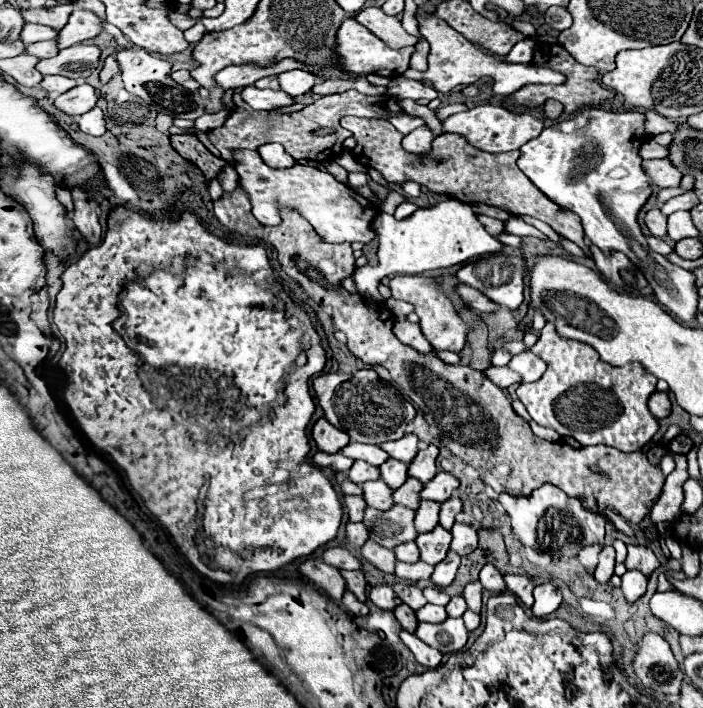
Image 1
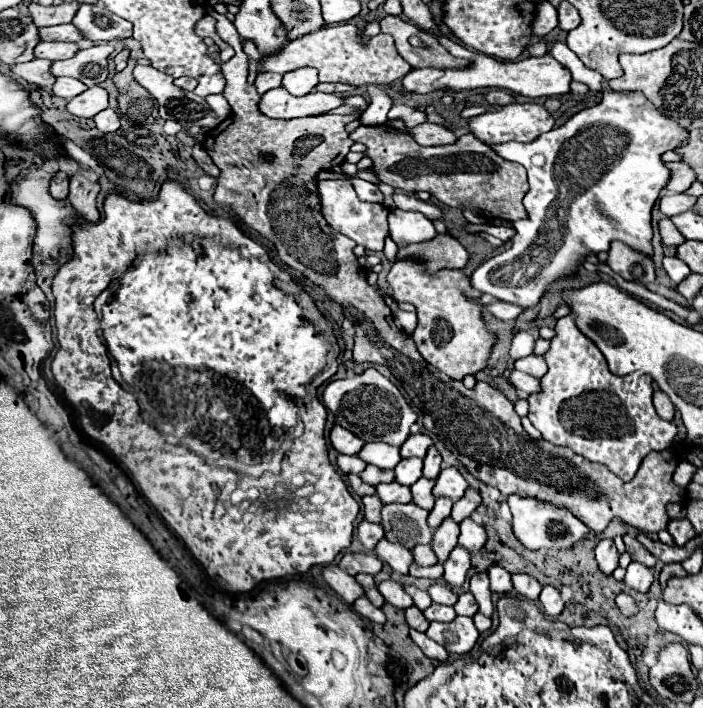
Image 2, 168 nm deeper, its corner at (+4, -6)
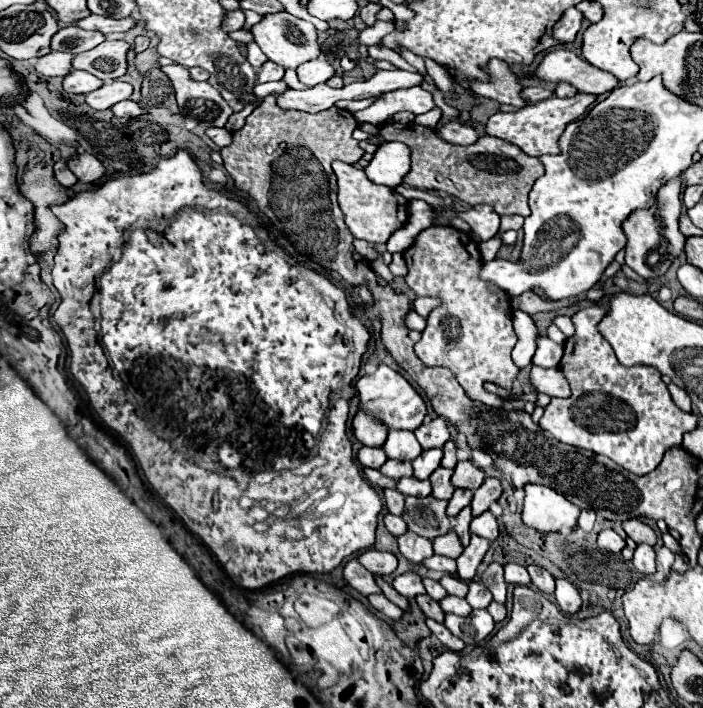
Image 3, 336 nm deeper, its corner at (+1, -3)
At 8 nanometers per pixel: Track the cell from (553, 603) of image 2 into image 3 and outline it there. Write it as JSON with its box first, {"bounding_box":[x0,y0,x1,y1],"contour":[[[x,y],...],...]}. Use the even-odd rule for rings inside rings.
{"bounding_box":[554,580,582,614],"contour":[[[556,580],[554,598],[556,598],[560,610],[568,612],[568,614],[576,614],[580,610],[580,606],[582,606],[580,592],[568,580]]]}

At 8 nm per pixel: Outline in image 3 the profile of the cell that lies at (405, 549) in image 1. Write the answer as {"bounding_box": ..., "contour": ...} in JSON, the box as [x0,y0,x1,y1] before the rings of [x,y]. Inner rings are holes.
{"bounding_box":[434,532,464,558],"contour":[[[448,532],[444,536],[434,538],[434,552],[442,554],[442,556],[450,556],[450,558],[458,558],[462,554],[464,546],[460,544],[458,536],[454,532]]]}

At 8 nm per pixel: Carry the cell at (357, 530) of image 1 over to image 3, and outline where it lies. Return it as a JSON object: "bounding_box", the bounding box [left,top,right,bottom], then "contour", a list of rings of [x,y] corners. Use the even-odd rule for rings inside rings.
{"bounding_box":[384,514,406,536],"contour":[[[386,514],[384,516],[384,524],[386,524],[386,528],[388,528],[388,532],[390,534],[394,534],[394,536],[402,536],[402,534],[406,534],[406,522],[402,520],[402,516],[394,516],[394,514]]]}

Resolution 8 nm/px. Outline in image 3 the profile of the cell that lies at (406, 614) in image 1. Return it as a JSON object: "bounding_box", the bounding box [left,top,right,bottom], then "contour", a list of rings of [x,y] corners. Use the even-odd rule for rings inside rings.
{"bounding_box":[416,594,444,622],"contour":[[[422,594],[422,596],[416,596],[416,602],[418,602],[418,606],[422,608],[422,612],[426,614],[426,618],[434,618],[434,620],[438,620],[438,622],[444,622],[444,612],[442,612],[442,608],[440,608],[440,604],[436,602],[436,600],[432,600],[428,594]]]}

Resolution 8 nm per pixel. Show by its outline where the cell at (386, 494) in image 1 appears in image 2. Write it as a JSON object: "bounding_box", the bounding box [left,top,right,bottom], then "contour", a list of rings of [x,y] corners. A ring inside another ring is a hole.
{"bounding_box":[375,483,411,505],"contour":[[[381,483],[375,487],[377,489],[377,497],[381,499],[383,505],[389,503],[411,503],[411,491],[409,487],[403,487],[399,483]]]}

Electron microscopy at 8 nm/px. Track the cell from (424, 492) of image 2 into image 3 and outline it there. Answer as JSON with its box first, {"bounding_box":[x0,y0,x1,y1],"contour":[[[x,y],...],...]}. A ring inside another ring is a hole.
{"bounding_box":[430,468,454,500],"contour":[[[438,468],[432,472],[430,482],[432,482],[432,496],[440,498],[440,500],[450,500],[450,496],[454,494],[454,486],[450,484],[454,470],[452,468]]]}

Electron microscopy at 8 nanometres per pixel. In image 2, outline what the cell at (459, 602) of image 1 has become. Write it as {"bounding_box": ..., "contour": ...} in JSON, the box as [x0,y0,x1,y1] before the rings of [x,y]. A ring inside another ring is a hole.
{"bounding_box":[453,591,477,617],"contour":[[[467,591],[467,593],[461,593],[459,595],[459,601],[453,605],[455,613],[457,615],[465,615],[465,617],[473,617],[477,613],[477,603],[473,599],[473,595]]]}

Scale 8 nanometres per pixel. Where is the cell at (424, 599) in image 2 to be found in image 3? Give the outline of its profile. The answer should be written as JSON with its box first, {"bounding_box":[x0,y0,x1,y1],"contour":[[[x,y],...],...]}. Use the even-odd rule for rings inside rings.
{"bounding_box":[424,578,448,600],"contour":[[[424,578],[424,586],[426,586],[426,594],[428,594],[430,598],[434,598],[434,600],[442,600],[442,598],[448,594],[448,592],[442,588],[442,584],[436,582],[436,580]]]}

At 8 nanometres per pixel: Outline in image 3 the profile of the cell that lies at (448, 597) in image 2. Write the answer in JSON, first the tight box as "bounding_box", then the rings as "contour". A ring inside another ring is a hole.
{"bounding_box":[440,574,468,598],"contour":[[[446,574],[440,582],[442,582],[442,586],[448,590],[448,594],[454,594],[454,596],[464,598],[466,592],[468,592],[468,582],[464,582],[464,580],[460,580],[460,578],[452,576],[452,574]]]}

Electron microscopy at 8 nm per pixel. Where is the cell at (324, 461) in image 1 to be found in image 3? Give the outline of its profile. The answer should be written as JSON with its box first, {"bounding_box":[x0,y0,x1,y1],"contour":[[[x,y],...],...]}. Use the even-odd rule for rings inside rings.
{"bounding_box":[358,448,388,468],"contour":[[[362,448],[358,452],[358,462],[366,468],[380,468],[384,462],[388,460],[386,452],[382,452],[382,448]]]}

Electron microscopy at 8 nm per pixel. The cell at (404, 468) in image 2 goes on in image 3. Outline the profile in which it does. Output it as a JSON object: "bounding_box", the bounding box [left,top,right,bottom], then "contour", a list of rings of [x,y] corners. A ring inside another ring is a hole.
{"bounding_box":[412,448,442,480],"contour":[[[432,448],[432,450],[424,450],[422,456],[418,456],[418,460],[412,462],[414,466],[414,476],[418,476],[420,480],[426,480],[442,462],[442,448]]]}

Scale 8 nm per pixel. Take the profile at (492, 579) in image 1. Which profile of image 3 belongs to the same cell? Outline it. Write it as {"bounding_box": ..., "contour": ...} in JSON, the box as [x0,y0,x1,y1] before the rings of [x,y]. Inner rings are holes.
{"bounding_box":[504,564,530,586],"contour":[[[506,564],[504,566],[504,576],[506,576],[506,582],[508,584],[524,584],[528,586],[530,584],[530,574],[526,572],[526,566],[520,566],[520,564]]]}

